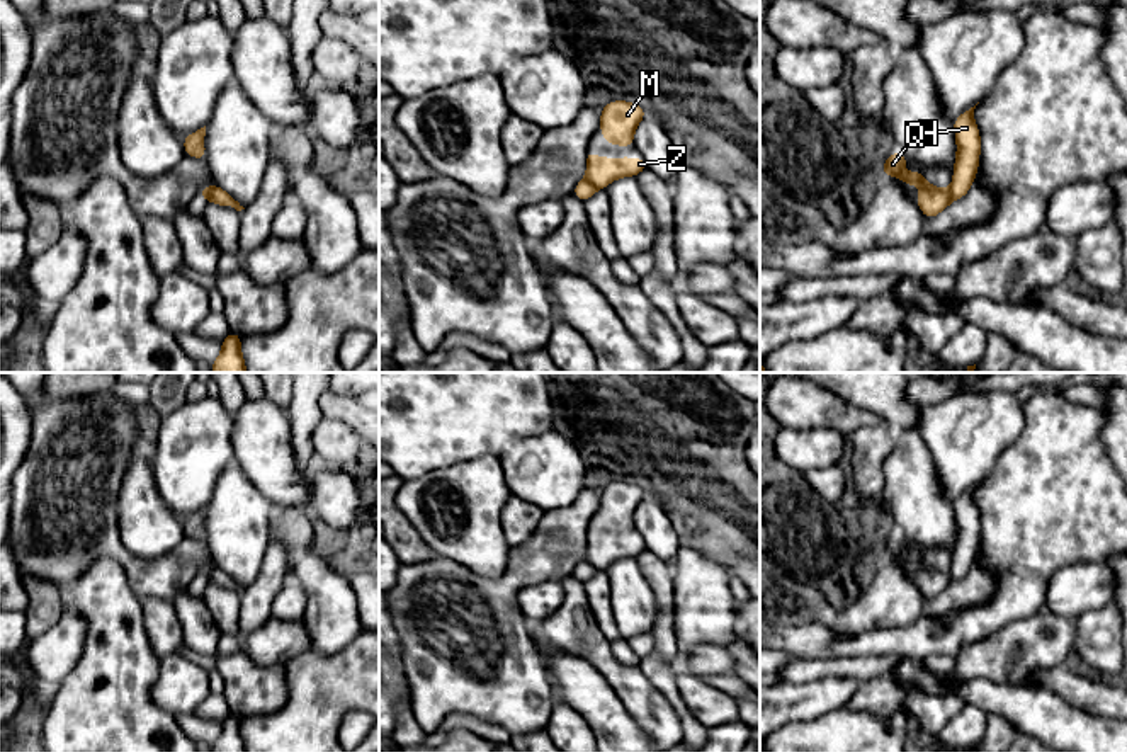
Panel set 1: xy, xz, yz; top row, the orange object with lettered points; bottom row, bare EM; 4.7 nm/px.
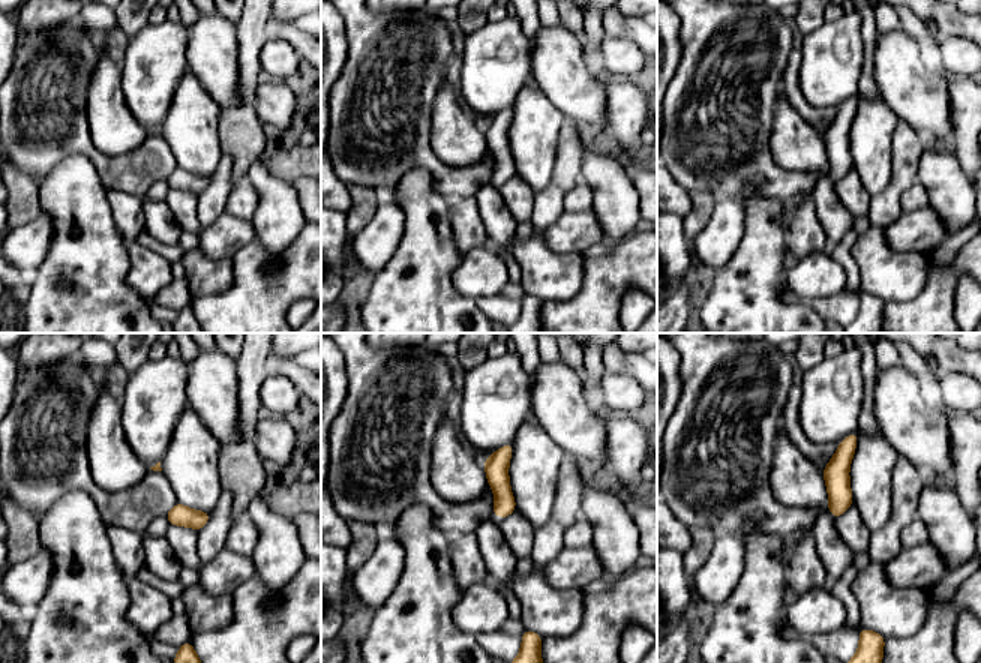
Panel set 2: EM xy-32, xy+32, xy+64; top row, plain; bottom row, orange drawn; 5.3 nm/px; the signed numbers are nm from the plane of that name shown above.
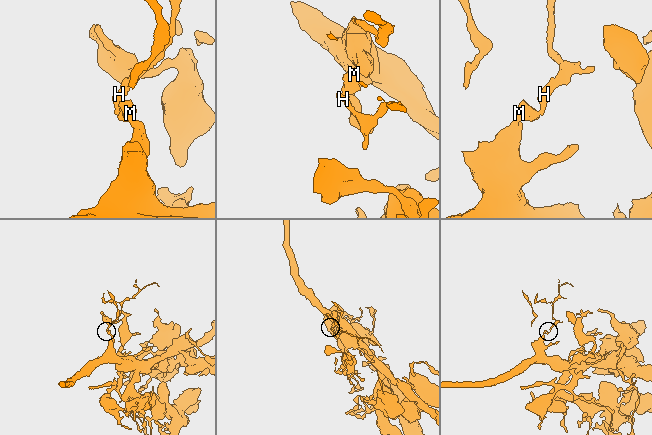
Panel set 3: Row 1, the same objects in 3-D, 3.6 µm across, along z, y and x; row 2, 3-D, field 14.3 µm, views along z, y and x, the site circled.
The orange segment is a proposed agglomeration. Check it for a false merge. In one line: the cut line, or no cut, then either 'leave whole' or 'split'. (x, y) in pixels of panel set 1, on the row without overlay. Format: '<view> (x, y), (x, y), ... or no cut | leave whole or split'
xz (585, 560), (597, 569) | split

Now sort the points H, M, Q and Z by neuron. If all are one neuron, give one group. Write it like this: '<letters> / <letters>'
H / M Q Z

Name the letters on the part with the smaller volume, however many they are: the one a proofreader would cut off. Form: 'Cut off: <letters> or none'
Cut off: H

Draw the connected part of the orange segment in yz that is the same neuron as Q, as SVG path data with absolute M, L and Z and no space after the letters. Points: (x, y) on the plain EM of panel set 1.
M894 533L886 544L882 546L882 556L892 556L898 558L903 565L906 567L915 567L920 565L920 572L918 572L918 587L923 592L925 599L933 599L937 597L940 592L943 592L950 584L952 584L952 577L950 572L943 572L940 568L933 568L921 555L920 551L915 548L915 551L911 555L908 555L906 558L903 556L903 551L906 548L904 541L908 538L904 538L901 533Z

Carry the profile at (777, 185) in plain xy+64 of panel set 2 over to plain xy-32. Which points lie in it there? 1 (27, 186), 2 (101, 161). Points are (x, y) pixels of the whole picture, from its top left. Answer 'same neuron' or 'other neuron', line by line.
1: other neuron
2: same neuron

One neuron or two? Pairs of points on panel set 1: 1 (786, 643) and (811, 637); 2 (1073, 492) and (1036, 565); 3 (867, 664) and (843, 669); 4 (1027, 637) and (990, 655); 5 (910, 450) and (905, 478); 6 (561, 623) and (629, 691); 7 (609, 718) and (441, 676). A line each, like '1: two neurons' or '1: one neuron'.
1: one neuron
2: one neuron
3: one neuron
4: one neuron
5: one neuron
6: one neuron
7: two neurons

